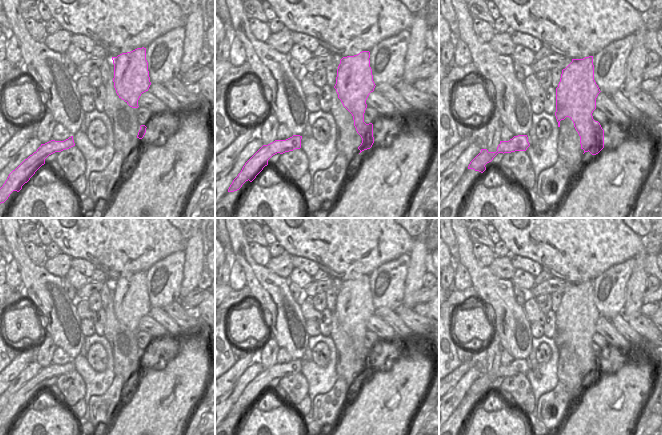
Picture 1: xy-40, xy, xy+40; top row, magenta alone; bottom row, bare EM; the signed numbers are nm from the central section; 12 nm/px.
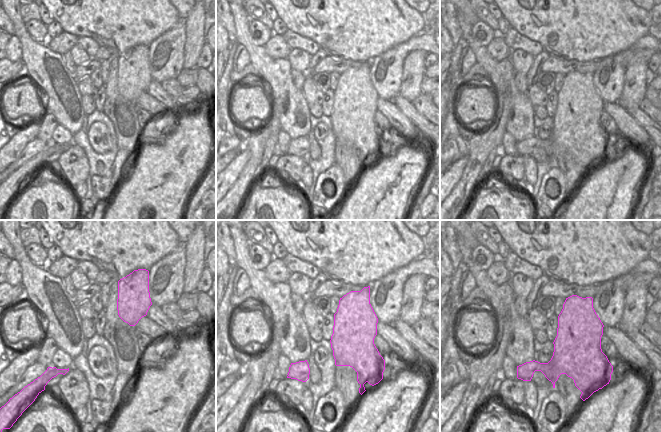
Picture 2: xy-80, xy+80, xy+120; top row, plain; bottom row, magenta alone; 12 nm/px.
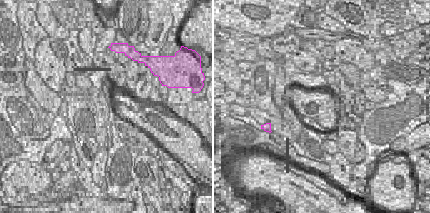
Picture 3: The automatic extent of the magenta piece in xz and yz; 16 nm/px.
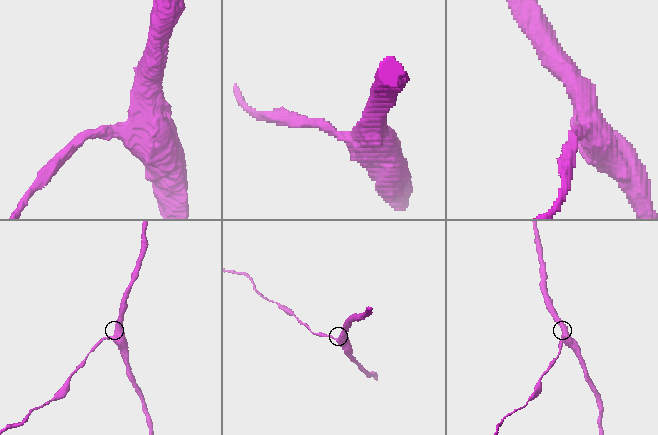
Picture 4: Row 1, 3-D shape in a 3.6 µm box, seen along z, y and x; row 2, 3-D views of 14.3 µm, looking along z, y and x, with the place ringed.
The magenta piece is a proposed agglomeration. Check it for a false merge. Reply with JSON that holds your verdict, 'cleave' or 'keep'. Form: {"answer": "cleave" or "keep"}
{"answer": "keep"}

